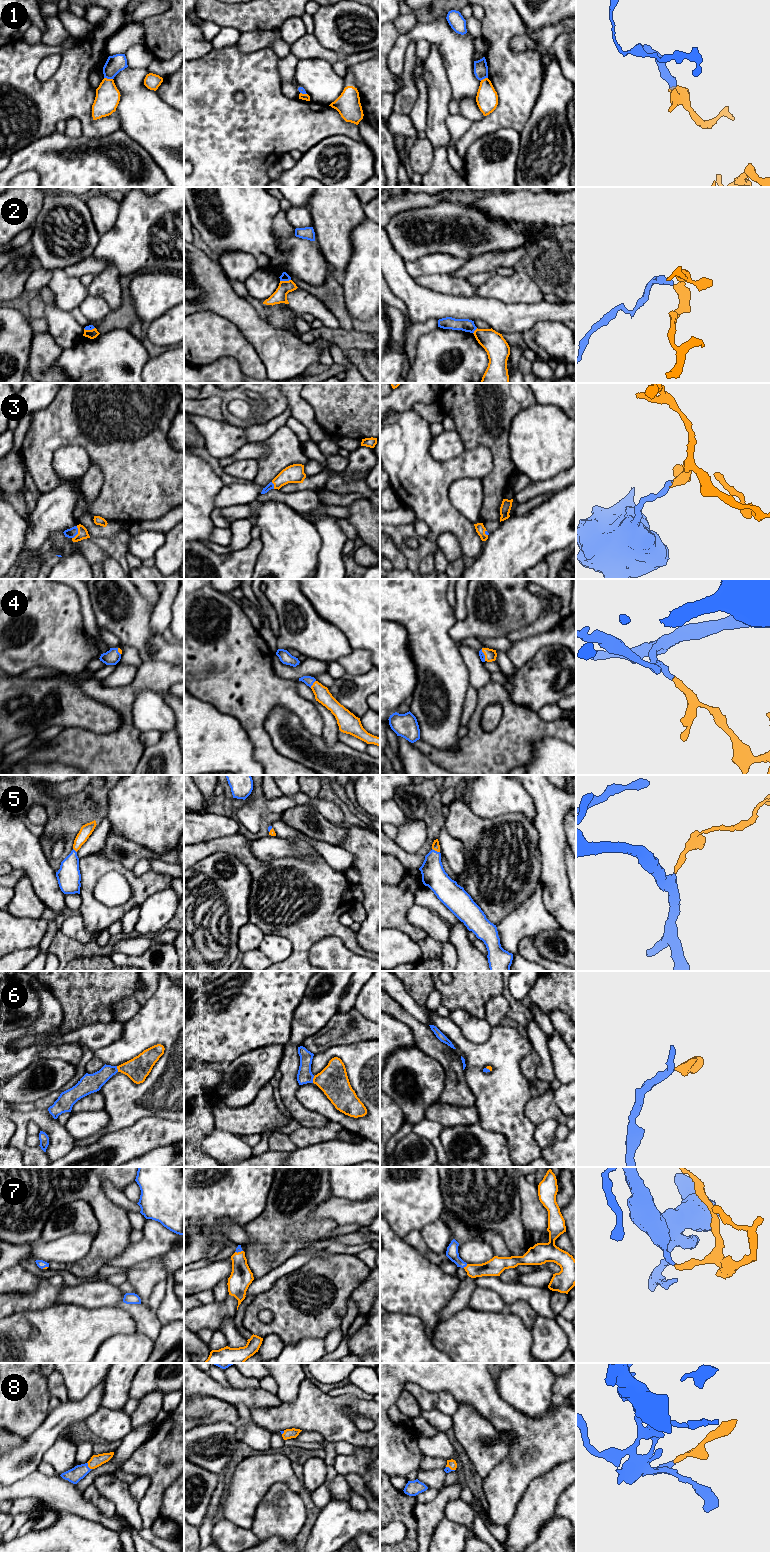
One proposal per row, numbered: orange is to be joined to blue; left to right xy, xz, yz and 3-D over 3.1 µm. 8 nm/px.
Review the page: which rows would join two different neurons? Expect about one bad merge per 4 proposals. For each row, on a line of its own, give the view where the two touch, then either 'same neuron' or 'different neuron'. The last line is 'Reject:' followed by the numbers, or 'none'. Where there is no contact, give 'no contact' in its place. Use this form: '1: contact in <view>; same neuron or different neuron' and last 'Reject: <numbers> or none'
1: contact in xy; different neuron
2: contact in xz; different neuron
3: contact in xy; same neuron
4: contact in xz; same neuron
5: contact in yz; same neuron
6: contact in xz; same neuron
7: contact in yz; same neuron
8: contact in xy; same neuron
Reject: 1, 2

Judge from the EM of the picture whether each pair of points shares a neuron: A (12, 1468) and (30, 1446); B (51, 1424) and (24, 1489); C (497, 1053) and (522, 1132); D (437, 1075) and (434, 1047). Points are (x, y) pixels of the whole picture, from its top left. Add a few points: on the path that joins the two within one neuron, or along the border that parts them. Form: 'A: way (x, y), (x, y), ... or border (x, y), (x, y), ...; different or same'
A: way (16, 1463), (28, 1451); same
B: border (36, 1470), (11, 1484); different
C: way (505, 1073), (505, 1112); same
D: border (416, 1046), (441, 1066), (444, 1072), (444, 1082); different

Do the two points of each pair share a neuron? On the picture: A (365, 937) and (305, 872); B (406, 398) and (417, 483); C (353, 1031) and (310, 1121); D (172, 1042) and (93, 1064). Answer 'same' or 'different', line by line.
A: different
B: different
C: same
D: different

